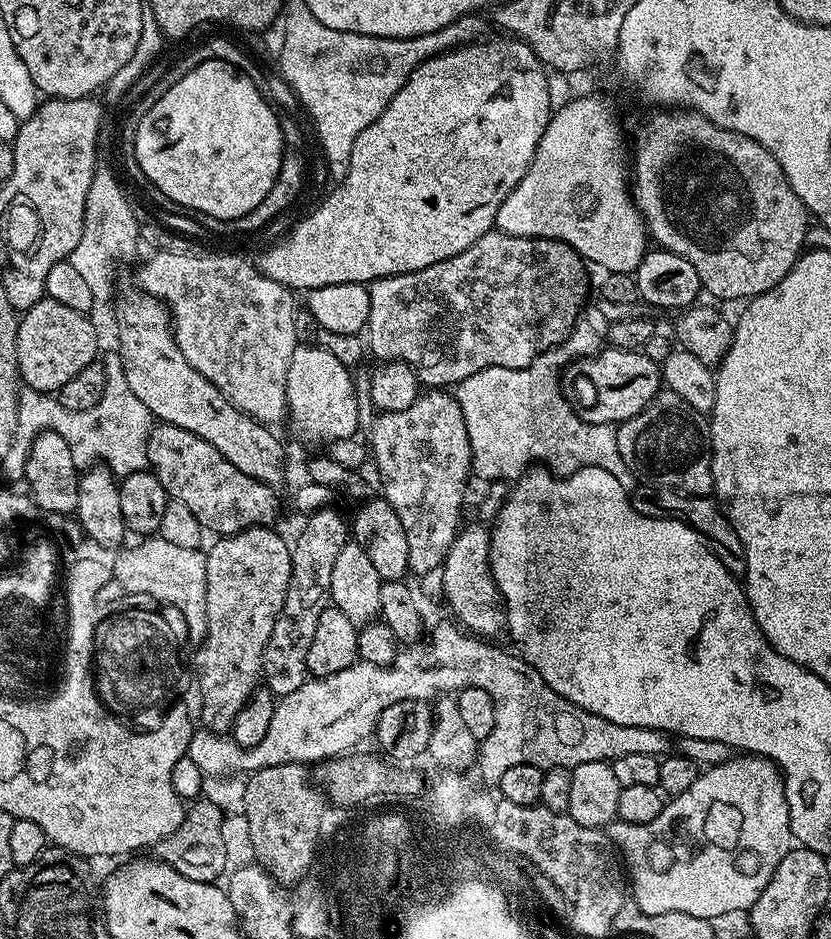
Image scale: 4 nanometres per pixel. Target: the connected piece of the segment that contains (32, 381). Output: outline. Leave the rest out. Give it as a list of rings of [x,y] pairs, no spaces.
[[[50,299],[38,301],[20,316],[18,338],[18,366],[20,379],[27,387],[45,394],[56,394],[78,370],[97,359],[94,326],[89,317],[78,310],[70,310],[70,306],[62,306],[62,302]]]

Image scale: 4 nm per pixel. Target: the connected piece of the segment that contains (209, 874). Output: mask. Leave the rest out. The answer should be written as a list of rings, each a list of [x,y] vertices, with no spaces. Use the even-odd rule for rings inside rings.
[[[201,799],[187,809],[184,821],[166,838],[162,838],[154,845],[155,859],[168,864],[178,874],[190,878],[194,882],[206,882],[207,884],[219,881],[225,875],[228,864],[228,840],[224,837],[225,813],[220,811],[210,801]],[[224,867],[225,872],[224,872]],[[224,872],[224,873],[223,873]]]

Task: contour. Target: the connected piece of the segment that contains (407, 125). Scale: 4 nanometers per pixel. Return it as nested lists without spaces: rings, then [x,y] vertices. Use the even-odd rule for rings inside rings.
[[[485,38],[474,44],[464,44],[461,48],[451,48],[448,52],[430,58],[425,64],[419,64],[413,70],[402,90],[394,94],[390,106],[386,106],[386,110],[382,110],[382,114],[378,114],[378,118],[374,118],[374,122],[370,122],[370,126],[366,126],[366,130],[358,134],[354,150],[350,150],[350,170],[346,170],[346,178],[339,180],[335,185],[336,189],[309,216],[302,217],[289,230],[288,236],[282,237],[277,244],[270,245],[261,254],[258,267],[263,276],[274,278],[274,282],[293,290],[311,290],[339,284],[367,285],[373,280],[380,280],[383,276],[397,276],[422,270],[426,266],[434,266],[434,262],[454,258],[454,254],[462,254],[466,246],[478,242],[482,234],[496,228],[498,206],[502,206],[504,199],[516,189],[518,182],[522,182],[534,158],[538,142],[552,118],[554,103],[552,104],[552,92],[548,89],[549,73],[531,46],[525,40],[515,38],[492,39]]]

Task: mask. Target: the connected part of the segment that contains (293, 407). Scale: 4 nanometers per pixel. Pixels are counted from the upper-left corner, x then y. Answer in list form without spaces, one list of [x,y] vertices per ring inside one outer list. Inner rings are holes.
[[[315,342],[297,343],[290,358],[290,371],[286,374],[286,398],[288,399],[287,419],[292,420],[292,428],[300,440],[335,440],[355,437],[359,429],[358,403],[355,398],[353,373],[350,368],[334,358],[326,348]]]

